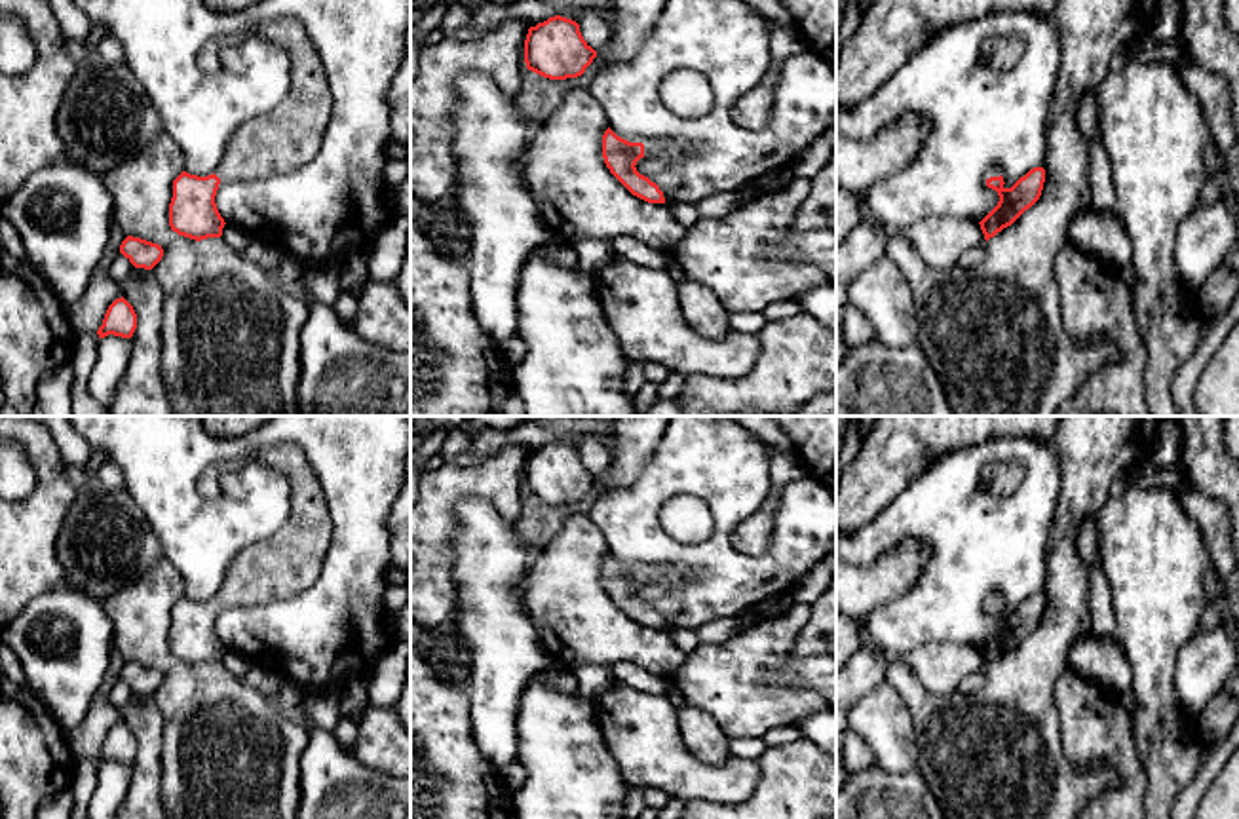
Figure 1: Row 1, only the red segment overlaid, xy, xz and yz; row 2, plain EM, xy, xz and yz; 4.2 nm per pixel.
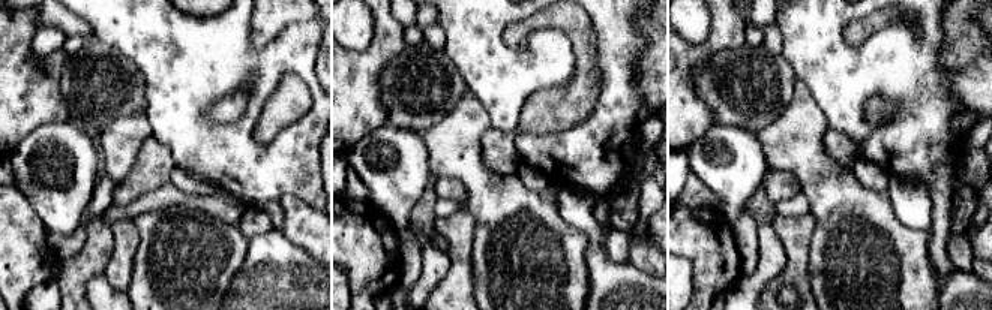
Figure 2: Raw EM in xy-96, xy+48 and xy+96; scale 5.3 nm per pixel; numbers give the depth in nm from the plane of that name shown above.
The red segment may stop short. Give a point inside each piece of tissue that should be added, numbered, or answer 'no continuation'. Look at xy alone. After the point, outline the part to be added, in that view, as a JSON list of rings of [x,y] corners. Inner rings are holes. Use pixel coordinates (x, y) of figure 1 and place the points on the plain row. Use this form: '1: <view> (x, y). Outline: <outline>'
1: xy (285, 565). Outline: [[[283,443],[262,450],[260,460],[289,477],[291,517],[276,536],[238,553],[215,595],[220,608],[255,606],[302,595],[319,578],[329,551],[333,523],[302,448]]]

